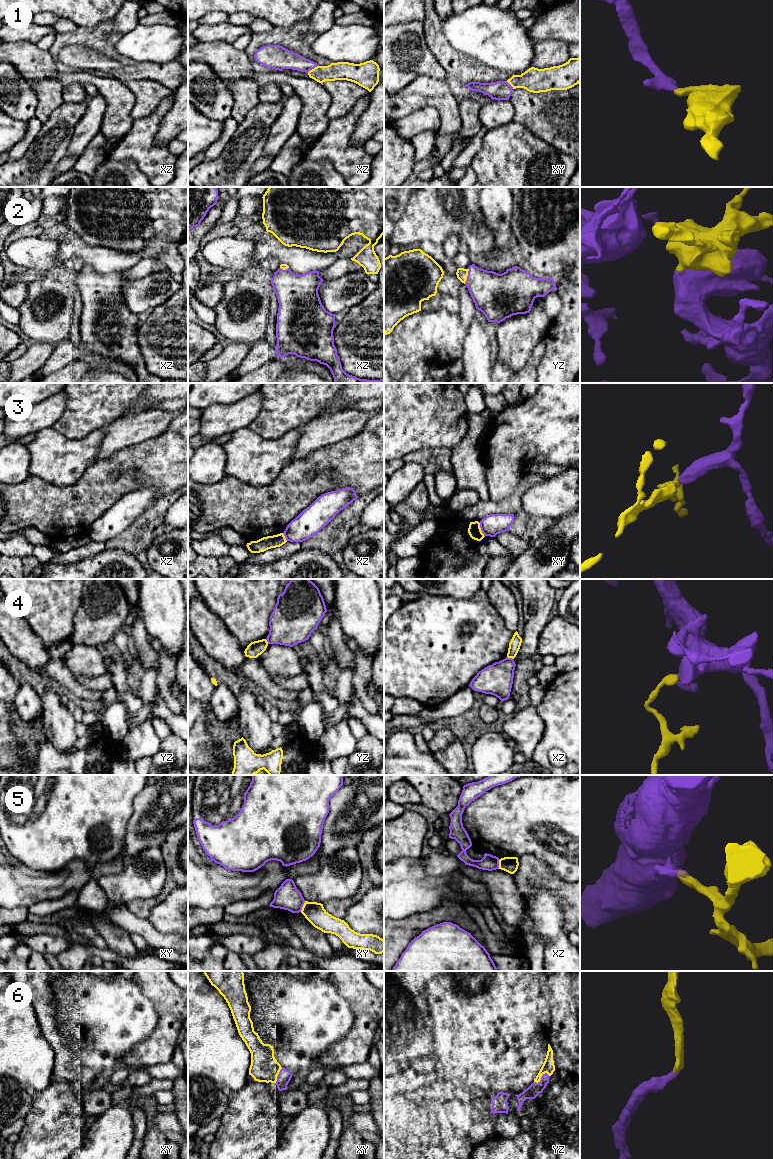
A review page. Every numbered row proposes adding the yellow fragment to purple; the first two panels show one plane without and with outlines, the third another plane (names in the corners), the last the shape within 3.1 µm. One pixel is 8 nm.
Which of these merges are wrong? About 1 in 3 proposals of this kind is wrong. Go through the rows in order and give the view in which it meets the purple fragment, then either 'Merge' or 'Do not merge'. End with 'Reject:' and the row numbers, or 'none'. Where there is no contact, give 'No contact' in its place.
1: Touches purple in xz. Merge
2: Touches purple in yz. Merge
3: Touches purple in xy. Do not merge
4: Touches purple in xz. Do not merge
5: Touches purple in xy. Do not merge
6: Touches purple in yz. Merge
Reject: 3, 4, 5

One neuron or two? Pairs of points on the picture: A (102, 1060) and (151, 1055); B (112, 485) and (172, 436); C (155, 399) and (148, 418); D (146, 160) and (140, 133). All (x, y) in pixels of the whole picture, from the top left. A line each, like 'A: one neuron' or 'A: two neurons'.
A: two neurons
B: one neuron
C: two neurons
D: one neuron

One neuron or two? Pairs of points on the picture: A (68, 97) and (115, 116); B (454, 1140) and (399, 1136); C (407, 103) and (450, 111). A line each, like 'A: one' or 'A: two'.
A: two
B: two
C: one

